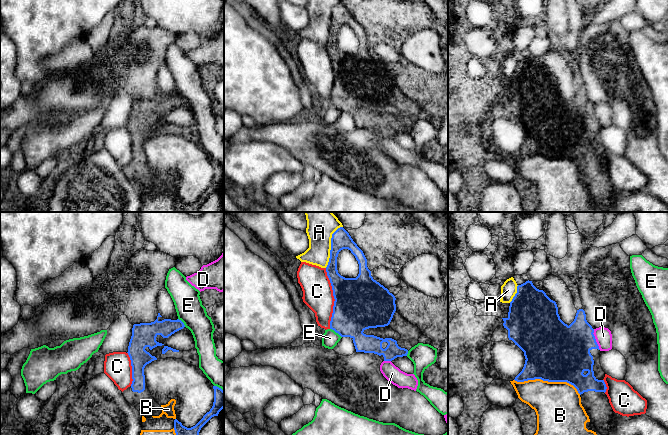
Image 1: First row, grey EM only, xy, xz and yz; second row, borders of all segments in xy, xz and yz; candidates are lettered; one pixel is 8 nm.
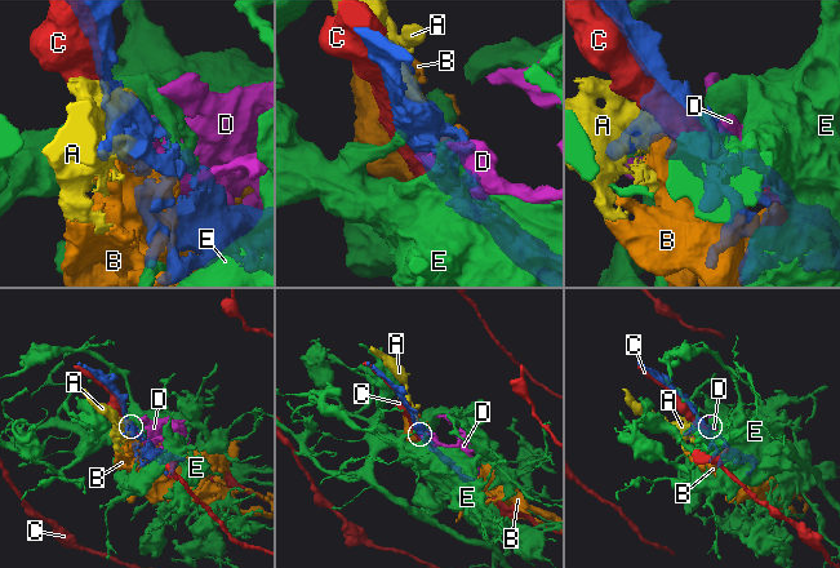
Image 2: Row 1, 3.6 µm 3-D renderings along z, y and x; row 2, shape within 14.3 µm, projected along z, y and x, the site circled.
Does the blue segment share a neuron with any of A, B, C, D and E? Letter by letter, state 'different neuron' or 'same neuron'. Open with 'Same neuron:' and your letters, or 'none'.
Same neuron: none
A: different neuron
B: different neuron
C: different neuron
D: different neuron
E: different neuron

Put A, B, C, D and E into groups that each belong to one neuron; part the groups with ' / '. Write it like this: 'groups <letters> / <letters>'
groups A B D / C / E

